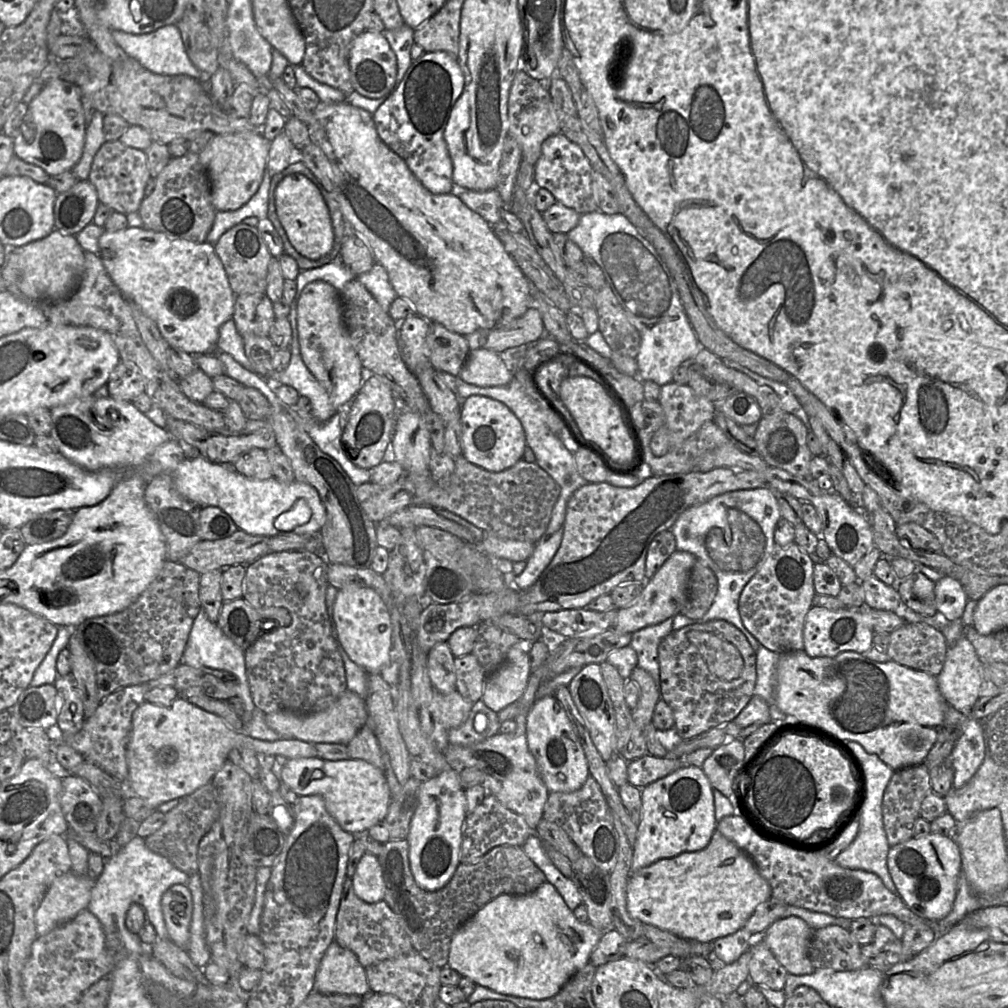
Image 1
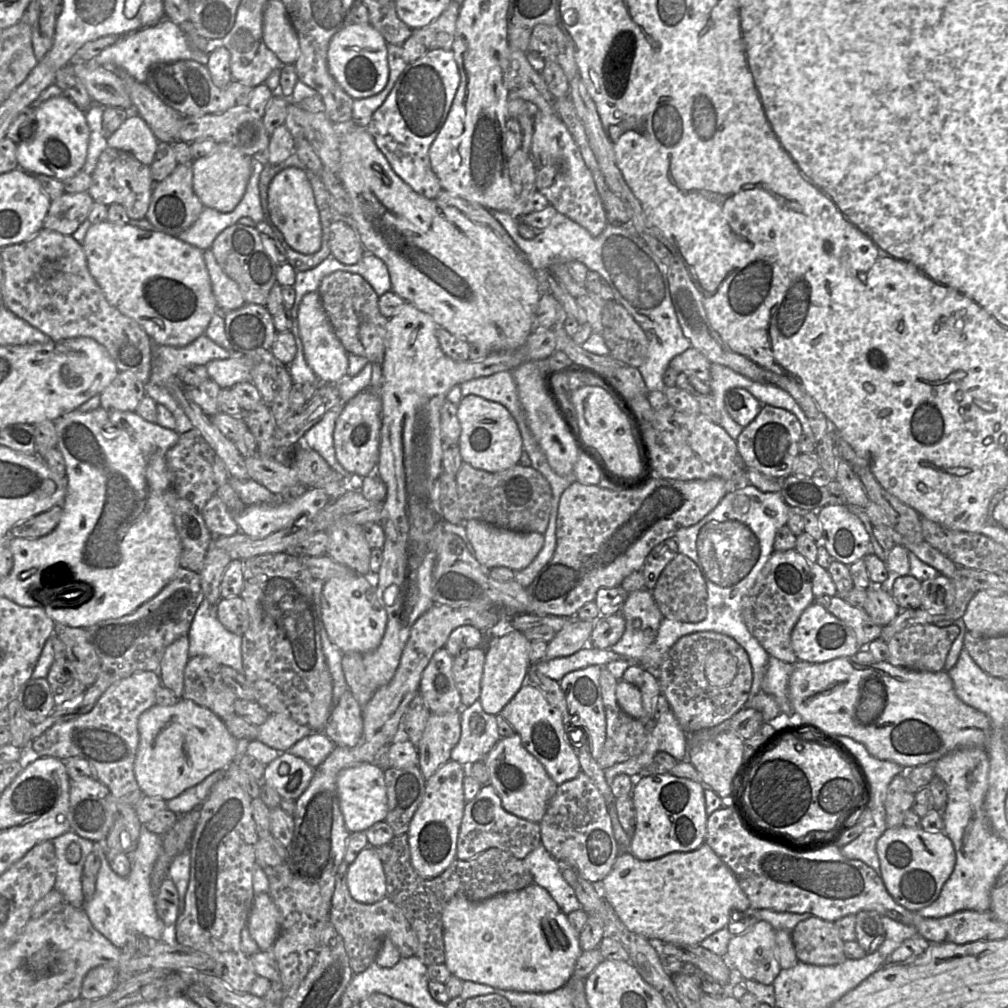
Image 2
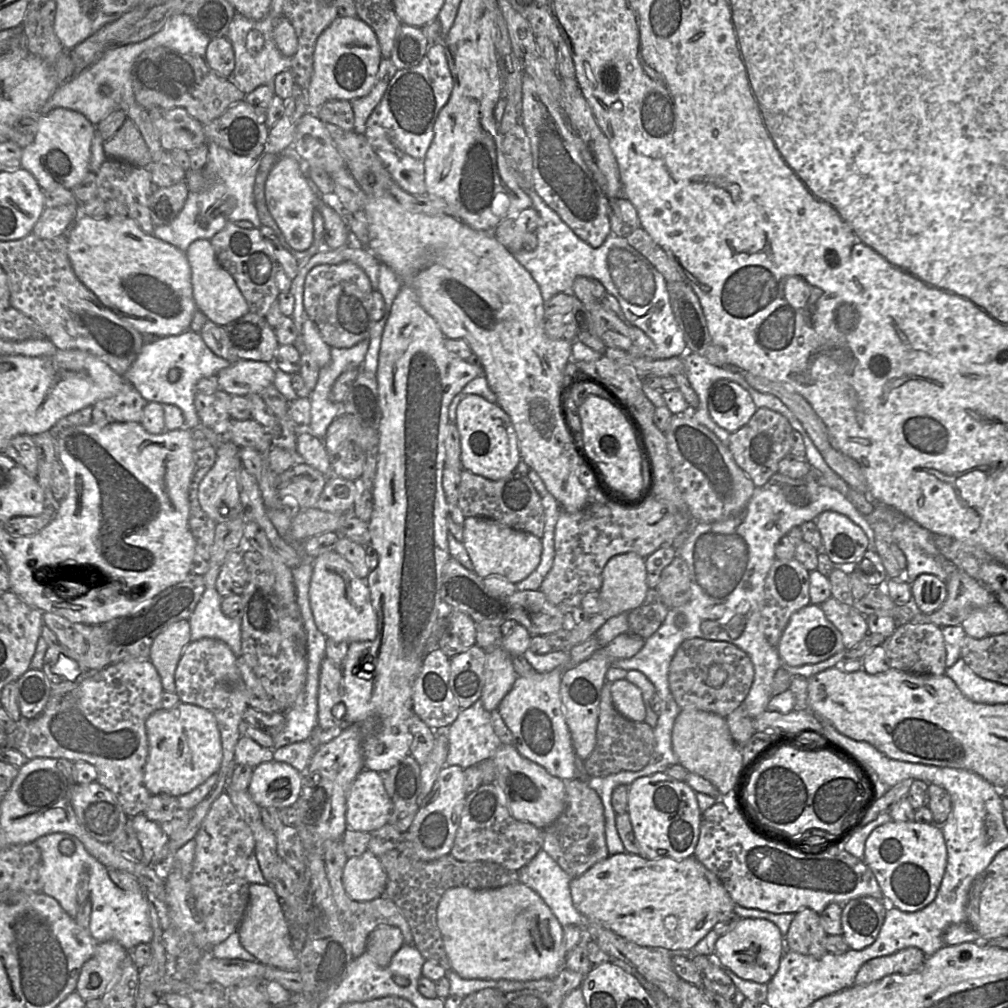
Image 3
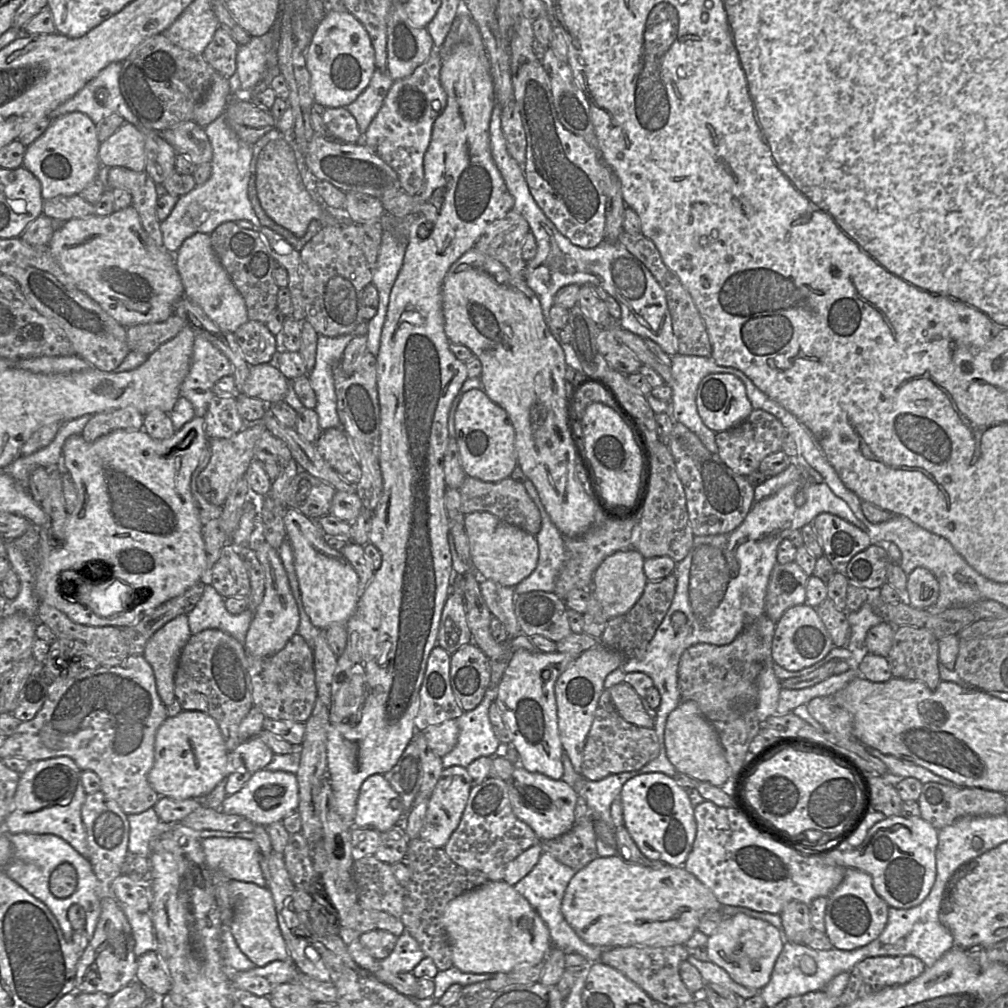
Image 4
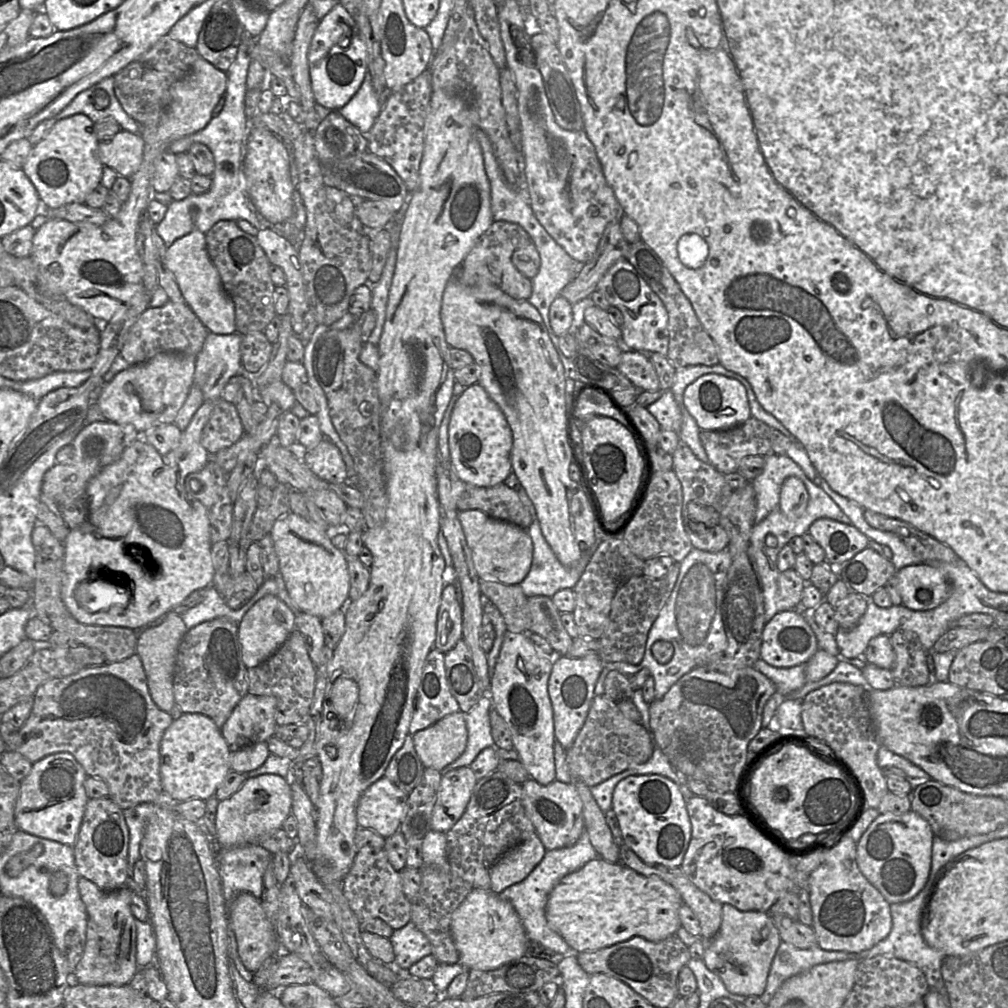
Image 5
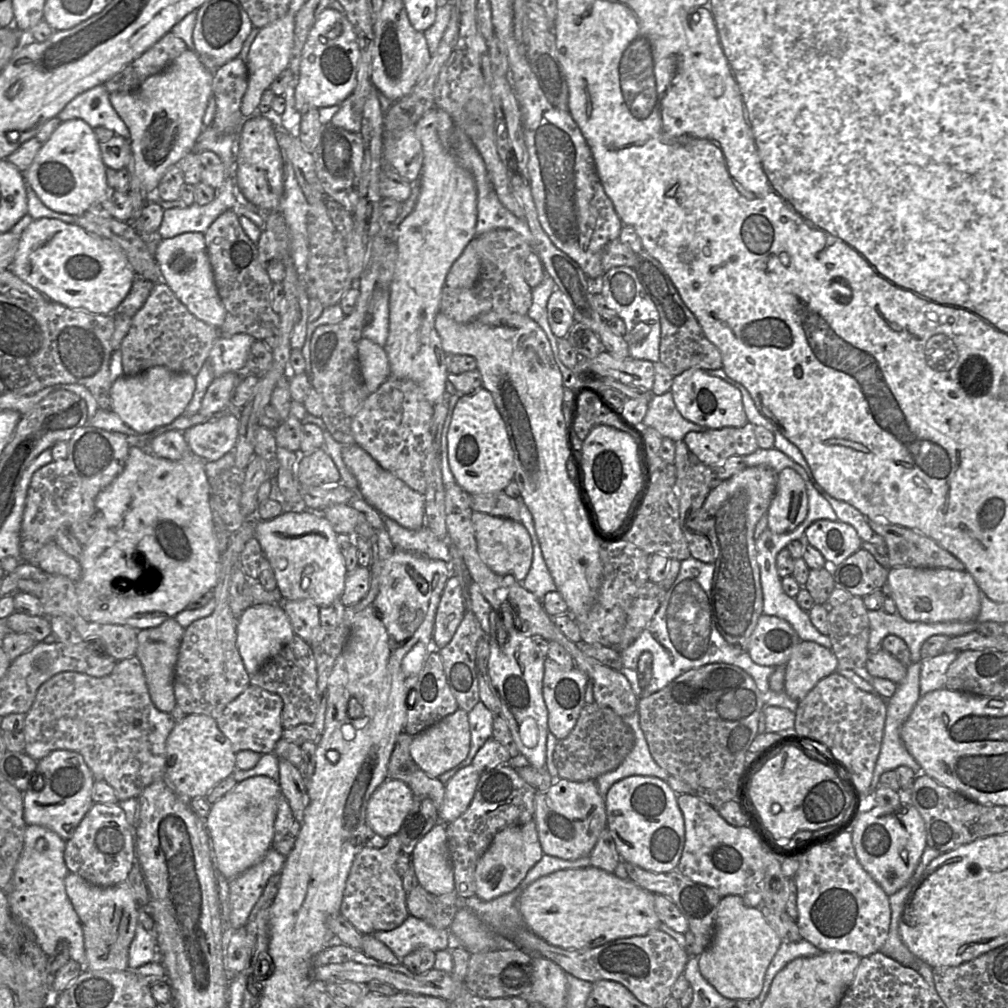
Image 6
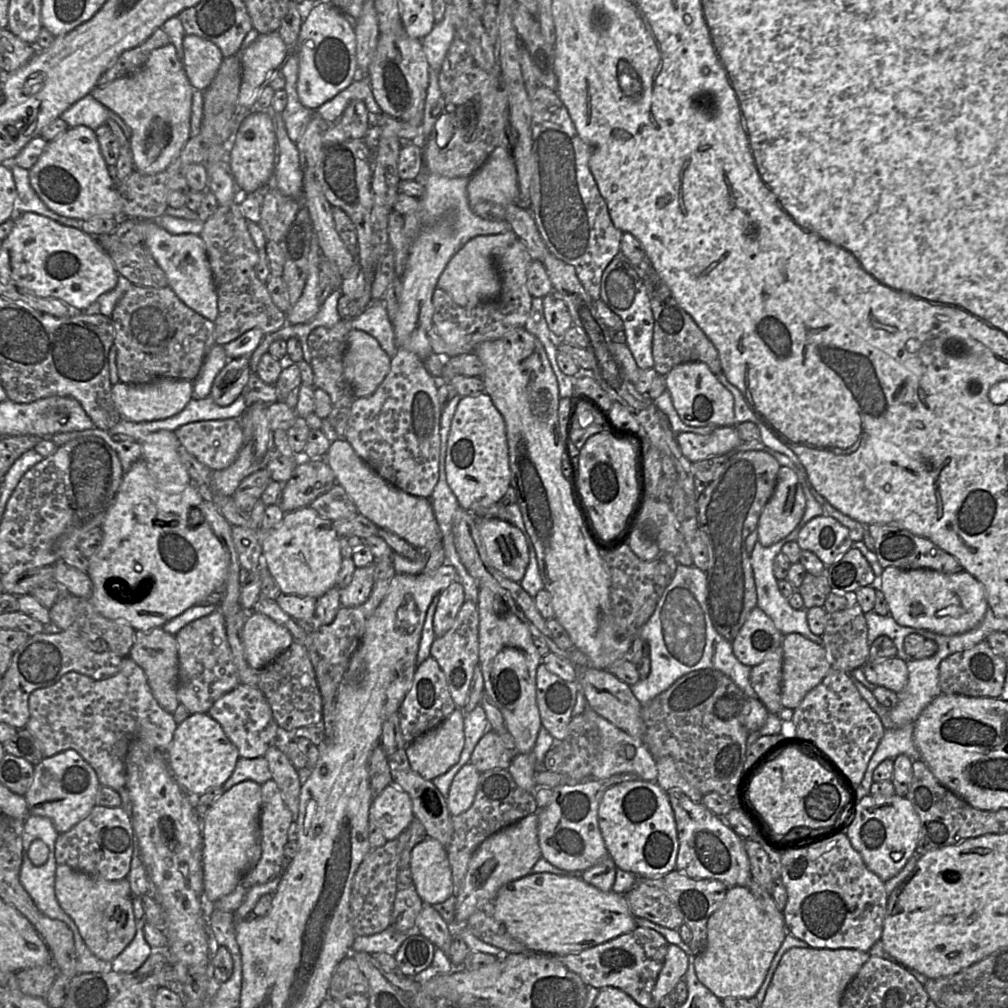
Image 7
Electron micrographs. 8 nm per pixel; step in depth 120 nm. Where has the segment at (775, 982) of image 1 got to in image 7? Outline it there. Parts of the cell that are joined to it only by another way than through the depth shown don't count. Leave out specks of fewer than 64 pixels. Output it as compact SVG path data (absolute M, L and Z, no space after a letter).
M729 887L721 906L708 919L706 946L693 961L696 975L720 999L755 997L787 933L784 919L768 915L748 887Z

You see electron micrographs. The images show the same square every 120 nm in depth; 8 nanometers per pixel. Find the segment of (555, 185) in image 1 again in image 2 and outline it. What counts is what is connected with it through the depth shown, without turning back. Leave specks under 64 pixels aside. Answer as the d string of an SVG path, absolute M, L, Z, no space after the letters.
M537 111L534 116L531 156L535 166L536 191L544 195L559 214L598 237L608 224L592 173L564 123L556 114Z

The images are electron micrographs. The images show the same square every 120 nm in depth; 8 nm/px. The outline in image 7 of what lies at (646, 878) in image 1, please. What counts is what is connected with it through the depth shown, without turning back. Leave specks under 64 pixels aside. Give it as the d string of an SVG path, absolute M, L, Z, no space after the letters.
M530 873L503 885L492 900L494 917L530 951L555 956L578 953L631 932L637 925L624 894L603 892L581 878Z

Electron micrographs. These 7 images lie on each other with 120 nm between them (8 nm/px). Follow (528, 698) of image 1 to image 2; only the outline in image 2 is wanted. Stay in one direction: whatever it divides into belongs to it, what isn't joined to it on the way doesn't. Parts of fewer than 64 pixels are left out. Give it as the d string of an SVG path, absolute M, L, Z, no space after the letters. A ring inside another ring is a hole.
M572 620L548 643L542 660L568 657L589 644L596 620ZM514 733L510 737L501 738L485 756L483 762L489 772L488 783L494 787L497 794L501 798L504 809L517 817L534 823L540 823L546 813L551 798L557 790L558 785L548 775L543 765L524 748L519 734Z

